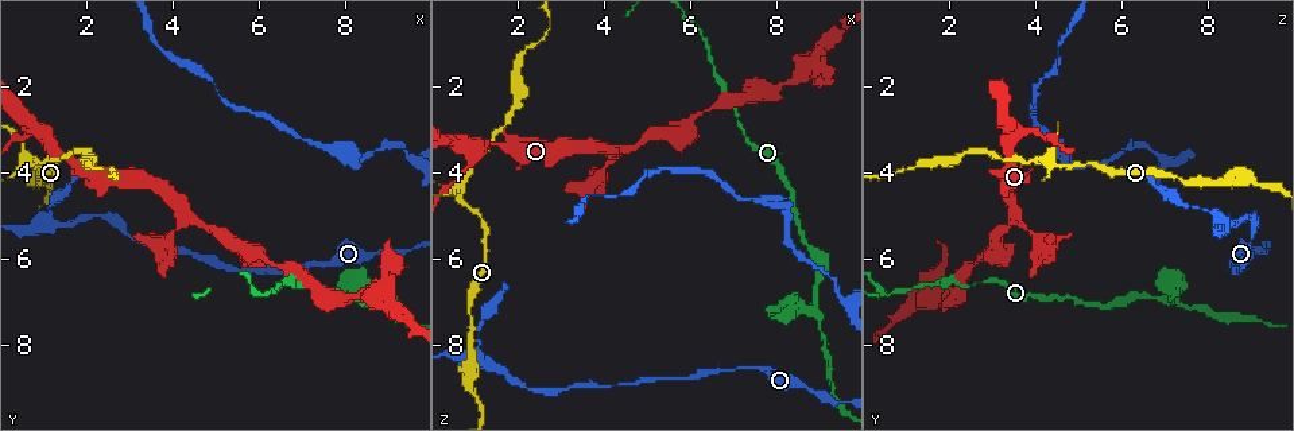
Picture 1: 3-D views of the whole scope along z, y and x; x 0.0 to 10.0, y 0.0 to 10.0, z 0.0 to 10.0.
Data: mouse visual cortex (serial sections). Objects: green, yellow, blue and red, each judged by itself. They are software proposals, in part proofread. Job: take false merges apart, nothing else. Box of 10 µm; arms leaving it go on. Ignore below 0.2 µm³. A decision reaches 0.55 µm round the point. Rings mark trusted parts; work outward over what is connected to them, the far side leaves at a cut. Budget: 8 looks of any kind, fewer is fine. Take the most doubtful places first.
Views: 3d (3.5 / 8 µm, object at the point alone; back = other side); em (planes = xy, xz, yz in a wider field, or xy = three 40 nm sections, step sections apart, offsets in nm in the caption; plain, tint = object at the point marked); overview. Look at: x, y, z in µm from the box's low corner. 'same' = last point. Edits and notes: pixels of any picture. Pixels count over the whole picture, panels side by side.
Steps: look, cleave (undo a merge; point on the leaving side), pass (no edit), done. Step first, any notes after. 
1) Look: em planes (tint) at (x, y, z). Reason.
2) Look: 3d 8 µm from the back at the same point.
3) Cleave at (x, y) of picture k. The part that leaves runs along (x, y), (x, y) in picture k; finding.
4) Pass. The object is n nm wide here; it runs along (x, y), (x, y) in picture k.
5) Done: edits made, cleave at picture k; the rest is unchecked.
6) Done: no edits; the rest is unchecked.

Look: 3d 3.5 µm at (8.85, 7.00, 7.15). Sharp bend.

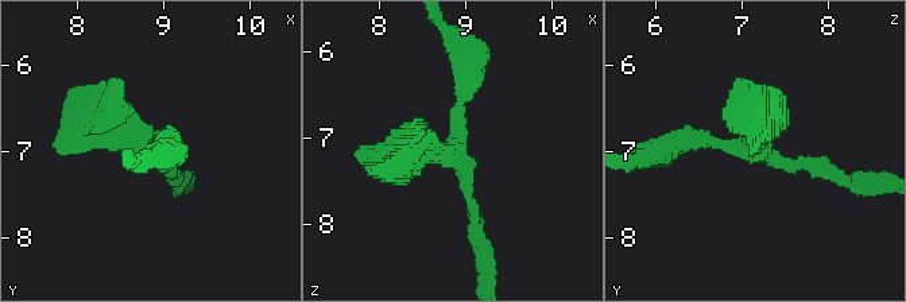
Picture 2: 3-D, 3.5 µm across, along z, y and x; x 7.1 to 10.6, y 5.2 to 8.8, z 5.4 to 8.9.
Look: em xy step 5 (tint) at the same point.

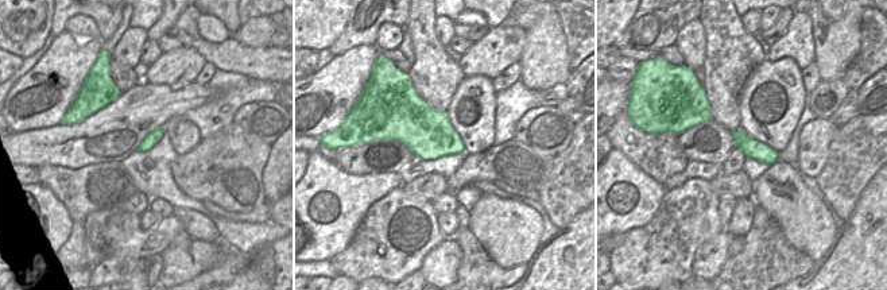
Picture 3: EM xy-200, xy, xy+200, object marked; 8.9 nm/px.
Pass. The object is 440 nm wide here; it runs along (469, 70), (453, 153), (375, 153) in picture 2; one cell here.

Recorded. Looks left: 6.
Look: 3d 8 µm at (0.65, 3.75, 4.30). Thick turns thin.

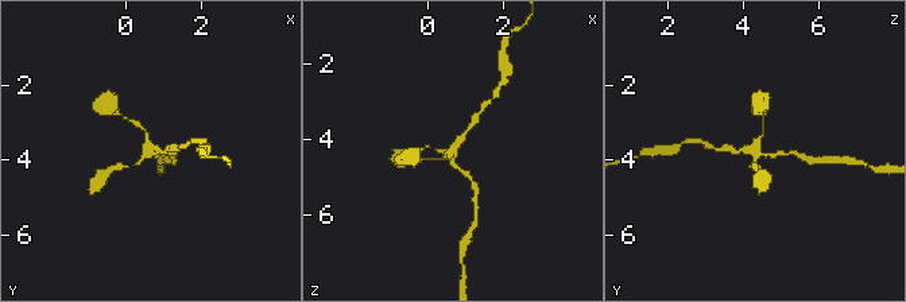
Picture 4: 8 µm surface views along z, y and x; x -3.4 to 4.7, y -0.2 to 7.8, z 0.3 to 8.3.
Look: em xy step 3 (tint) at the same point. 4 arms meet here; the arms are 100, 100, 150, 150 nm wide; need the tissue.

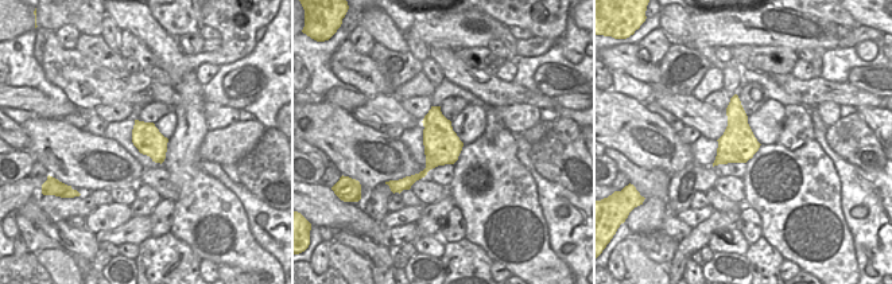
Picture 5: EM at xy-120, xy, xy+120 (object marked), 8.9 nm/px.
Pass. It runs along (785, 153), (766, 155), (724, 147) in picture 4; one cell here.

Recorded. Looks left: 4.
Look: 3d 3.5 µm from the back at (7.05, 6.15, 8.50). Thin neck.

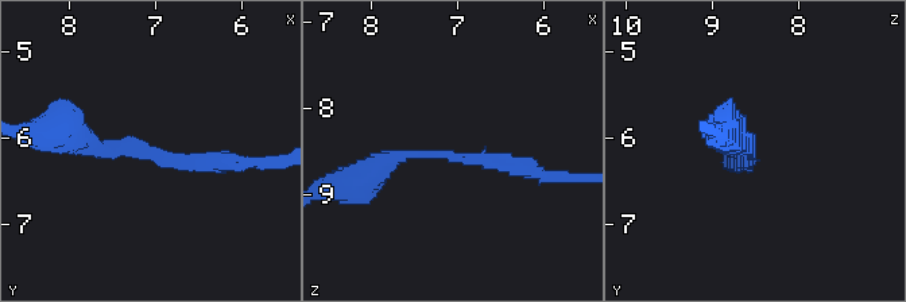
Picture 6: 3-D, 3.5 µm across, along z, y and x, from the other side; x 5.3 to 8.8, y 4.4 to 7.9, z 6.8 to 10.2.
Look: em xy step 3 (tint) at (7.05, 6.20, 8.60). Shape alone is not enough.

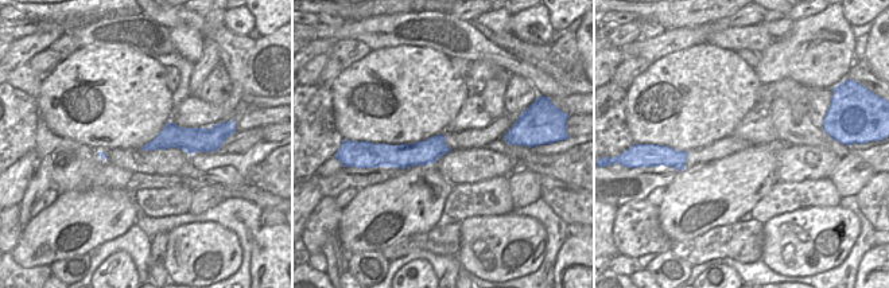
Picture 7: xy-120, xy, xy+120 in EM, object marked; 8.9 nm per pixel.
Pass. It runs along (69, 135), (99, 153), (239, 161) in picture 6; all the same cell.

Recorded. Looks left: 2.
Done: no edits; the rest is unchecked.

